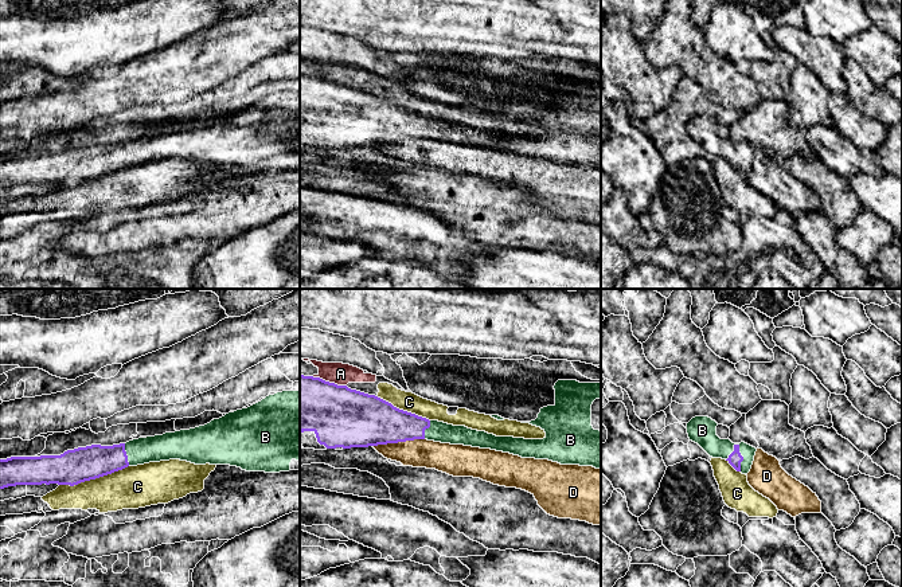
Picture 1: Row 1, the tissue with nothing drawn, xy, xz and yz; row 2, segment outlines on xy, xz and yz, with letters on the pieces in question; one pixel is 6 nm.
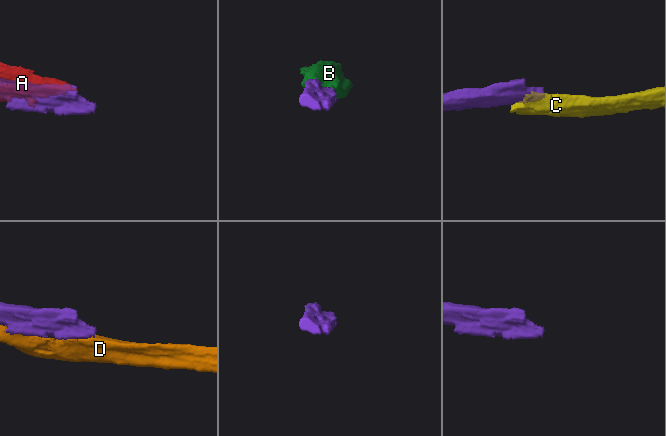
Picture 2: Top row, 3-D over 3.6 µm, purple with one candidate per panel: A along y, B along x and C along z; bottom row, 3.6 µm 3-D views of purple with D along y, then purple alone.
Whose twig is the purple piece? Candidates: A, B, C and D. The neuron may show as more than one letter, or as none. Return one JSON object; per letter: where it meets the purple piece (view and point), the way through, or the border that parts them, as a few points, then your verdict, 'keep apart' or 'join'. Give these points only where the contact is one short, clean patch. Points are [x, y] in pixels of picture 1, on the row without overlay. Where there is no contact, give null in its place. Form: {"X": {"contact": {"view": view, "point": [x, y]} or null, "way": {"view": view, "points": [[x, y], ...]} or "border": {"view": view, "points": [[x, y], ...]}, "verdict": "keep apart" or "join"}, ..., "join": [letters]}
{"A": {"contact": {"view": "xz", "point": [328, 81]}, "verdict": "keep apart"}, "B": {"contact": {"view": "yz", "point": [742, 156]}, "verdict": "join"}, "C": {"contact": {"view": "xy", "point": [93, 177]}, "border": {"view": "xy", "points": [[128, 164], [73, 184], [59, 184]]}, "verdict": "keep apart"}, "D": {"contact": {"view": "xz", "point": [398, 140]}, "verdict": "keep apart"}, "join": ["B"]}

